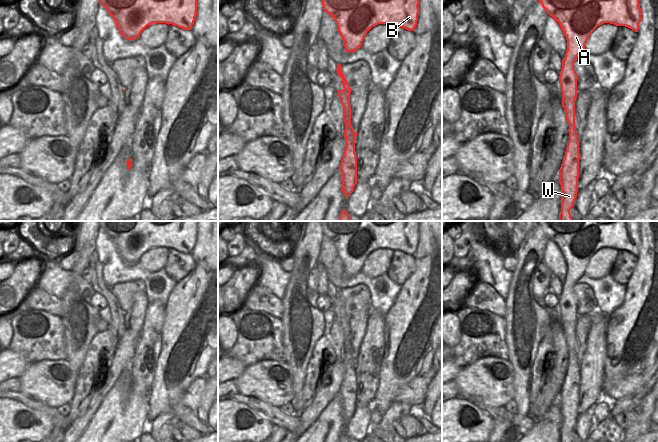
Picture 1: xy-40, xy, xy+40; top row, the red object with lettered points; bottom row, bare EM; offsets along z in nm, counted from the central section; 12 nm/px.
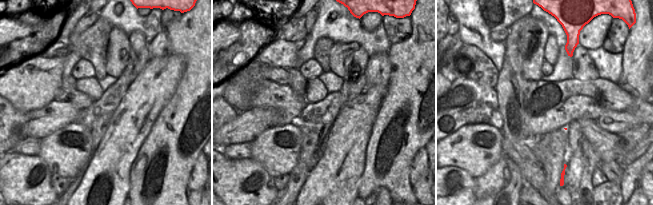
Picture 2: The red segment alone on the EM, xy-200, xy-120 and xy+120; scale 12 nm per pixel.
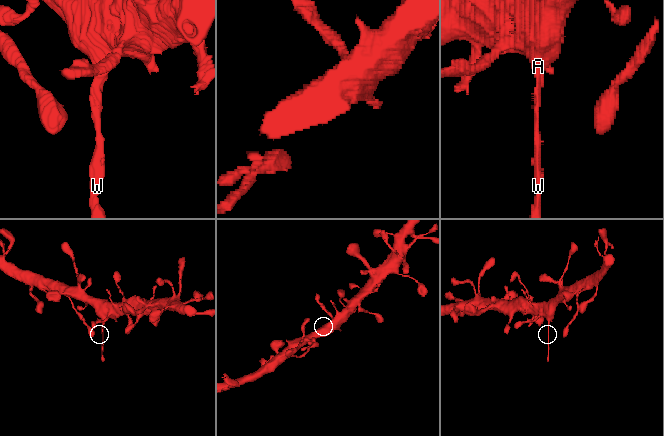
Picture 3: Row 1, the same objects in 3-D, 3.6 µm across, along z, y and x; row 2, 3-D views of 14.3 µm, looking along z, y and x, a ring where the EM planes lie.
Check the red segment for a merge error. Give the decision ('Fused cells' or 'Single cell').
Fused cells.

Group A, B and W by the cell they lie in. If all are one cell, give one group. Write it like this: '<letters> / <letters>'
A B / W

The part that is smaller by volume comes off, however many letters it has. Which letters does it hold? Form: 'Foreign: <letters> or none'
Foreign: W

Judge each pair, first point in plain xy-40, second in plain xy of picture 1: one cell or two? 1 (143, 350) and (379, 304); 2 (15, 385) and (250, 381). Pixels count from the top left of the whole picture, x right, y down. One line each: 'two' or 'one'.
1: two
2: two

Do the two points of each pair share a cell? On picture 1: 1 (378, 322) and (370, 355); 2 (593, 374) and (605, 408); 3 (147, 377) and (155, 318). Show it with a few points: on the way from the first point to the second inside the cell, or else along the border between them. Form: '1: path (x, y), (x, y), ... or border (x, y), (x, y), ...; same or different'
1: path (374, 330), (372, 347); same
2: border (602, 395), (593, 406); different
3: path (143, 362), (145, 346), (151, 338), (151, 333); same

